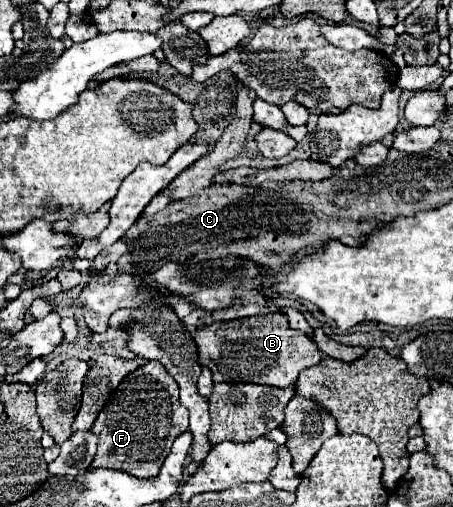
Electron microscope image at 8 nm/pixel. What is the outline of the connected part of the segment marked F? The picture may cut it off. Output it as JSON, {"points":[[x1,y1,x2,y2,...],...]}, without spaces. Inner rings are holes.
{"points":[[147,361,121,381,113,397,97,415,91,433,97,435,99,447,89,469,105,467,131,473,139,479,153,479,159,475,173,441,187,431,187,427,189,413,179,403,179,387,175,379,163,365,159,365,159,361]]}

